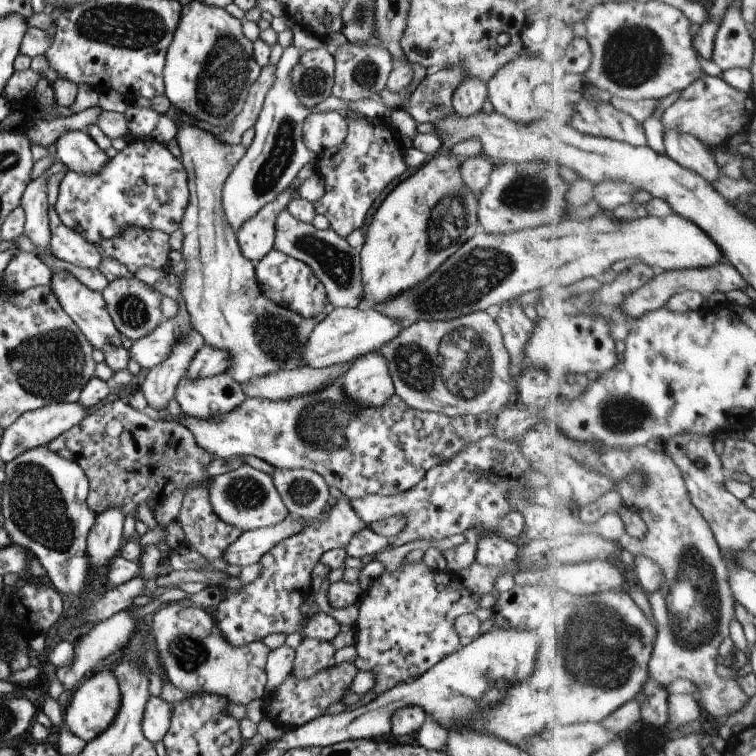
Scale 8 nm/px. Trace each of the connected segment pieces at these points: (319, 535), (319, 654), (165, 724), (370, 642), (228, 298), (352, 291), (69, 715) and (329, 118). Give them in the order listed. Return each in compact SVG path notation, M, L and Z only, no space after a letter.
M342 496L341 500L336 500L336 503L328 507L330 516L326 520L312 520L308 527L305 527L298 535L292 536L283 542L280 542L275 548L272 548L259 561L262 565L260 576L250 582L243 584L239 590L225 590L224 599L218 607L212 610L212 616L215 620L218 631L223 635L227 644L234 647L242 647L243 645L251 644L255 641L262 641L266 636L273 633L281 633L290 635L295 632L300 633L306 622L306 616L302 614L300 606L309 598L312 588L312 570L320 563L322 555L331 549L347 548L349 541L367 525L358 517L358 514L351 508L350 500L346 496Z
M304 637L295 650L293 676L306 679L331 668L336 652L330 642Z
M152 697L146 704L142 722L144 737L156 744L163 741L168 733L173 714L173 704L168 703L162 697Z
M404 559L402 566L398 566L394 572L385 569L358 605L360 614L354 624L358 657L353 664L358 671L370 670L376 674L375 686L368 693L378 695L398 684L419 678L440 660L453 654L460 643L454 622L461 615L478 610L479 599L480 597L465 588L462 576L449 571L448 568L444 571L430 570L423 560L407 562Z
M170 107L176 122L179 118L182 125L177 126L176 141L182 150L182 160L187 173L189 187L189 202L181 223L184 234L183 246L180 252L186 262L186 272L182 287L182 295L186 300L186 309L190 313L190 323L201 334L204 345L214 349L224 350L229 355L229 366L225 371L234 381L241 386L251 382L254 378L262 377L277 371L295 370L304 367L303 353L315 325L319 319L307 318L294 313L283 305L270 301L262 292L256 281L255 268L252 262L246 259L240 251L236 233L227 224L221 208L221 191L230 172L244 157L244 146L229 146L220 143L216 136L196 127L193 117L182 113L175 107Z
M282 210L275 221L275 246L282 255L297 259L306 264L314 277L318 278L327 293L328 303L334 307L357 308L362 306L363 285L361 284L361 259L359 258L361 248L352 248L346 239L340 238L334 230L317 230L311 223L298 221L289 211Z
M105 664L76 688L70 706L63 714L65 726L84 743L90 743L110 727L117 716L120 704L121 690L116 678L111 674L110 665Z
M342 112L310 114L303 127L304 145L318 156L324 150L338 147L347 136L347 123Z

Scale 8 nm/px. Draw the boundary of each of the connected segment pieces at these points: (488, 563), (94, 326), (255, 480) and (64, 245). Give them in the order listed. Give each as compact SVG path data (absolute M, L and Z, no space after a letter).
M498 533L484 534L478 541L475 562L486 567L508 567L518 558L520 546L520 542L512 541Z
M64 270L53 272L51 279L53 294L57 297L62 311L78 326L82 335L89 341L92 349L104 353L104 362L112 369L113 374L119 370L128 369L129 353L122 346L121 333L115 328L114 322L107 312L102 294L89 290L81 284L72 274Z
M243 465L227 474L211 478L210 484L209 500L214 513L223 522L240 528L243 532L279 524L289 514L274 487L273 478L252 466Z
M54 207L48 210L50 247L54 257L74 266L94 271L103 262L103 254L73 229L65 226Z

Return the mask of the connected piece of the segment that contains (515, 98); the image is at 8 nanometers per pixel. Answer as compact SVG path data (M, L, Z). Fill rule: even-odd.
M536 54L523 55L513 62L507 63L495 73L495 76L486 84L487 98L490 99L497 114L509 117L514 123L529 124L542 119L542 112L534 108L532 90L546 82L546 66Z

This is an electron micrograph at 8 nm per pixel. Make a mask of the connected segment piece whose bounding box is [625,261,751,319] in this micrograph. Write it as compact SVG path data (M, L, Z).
M724 262L712 269L698 268L676 271L658 271L657 276L641 291L631 295L625 303L625 310L636 319L642 319L652 312L661 310L676 294L684 291L693 291L702 294L705 298L716 292L728 293L734 290L746 291L751 285L748 280L730 262Z

